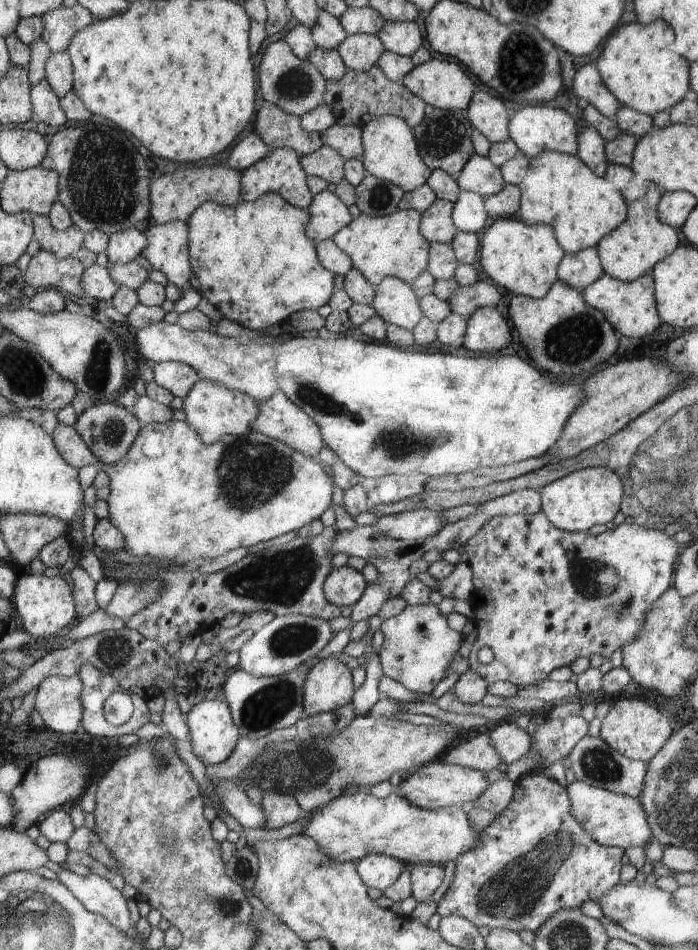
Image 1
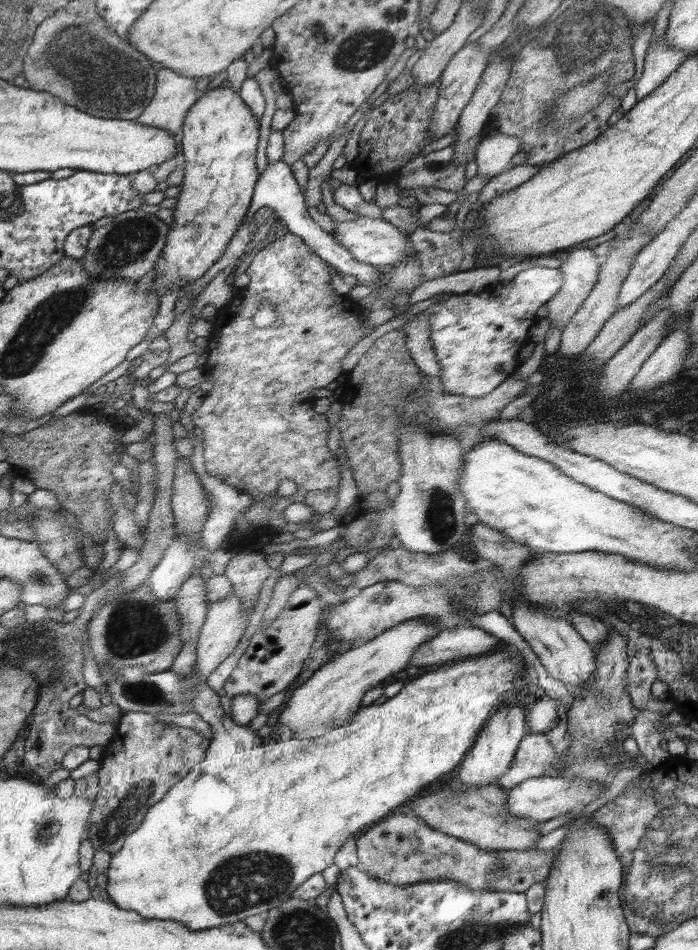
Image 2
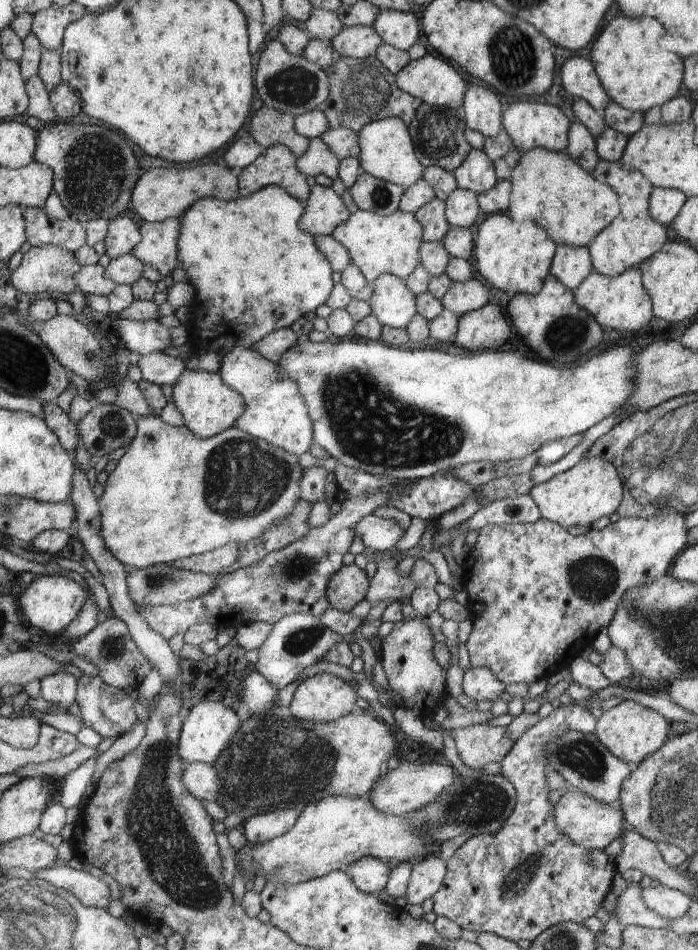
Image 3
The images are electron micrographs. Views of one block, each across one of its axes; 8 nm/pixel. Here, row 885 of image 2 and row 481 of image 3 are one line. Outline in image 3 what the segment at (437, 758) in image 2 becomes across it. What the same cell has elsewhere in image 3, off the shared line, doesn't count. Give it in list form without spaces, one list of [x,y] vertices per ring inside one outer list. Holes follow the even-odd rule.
[[[146,415],[140,416],[137,420],[137,436],[129,446],[117,454],[118,464],[114,471],[108,475],[104,492],[98,499],[101,516],[101,532],[104,539],[104,546],[114,554],[114,558],[120,561],[120,564],[131,569],[145,569],[154,565],[168,564],[176,562],[203,552],[214,550],[218,546],[224,546],[228,542],[244,544],[262,536],[262,532],[292,514],[294,504],[300,500],[300,480],[304,469],[298,463],[297,455],[286,452],[281,448],[274,448],[265,440],[260,440],[242,432],[236,427],[230,427],[219,432],[216,436],[210,438],[197,437],[189,428],[184,425],[175,427],[163,422],[159,416]]]

